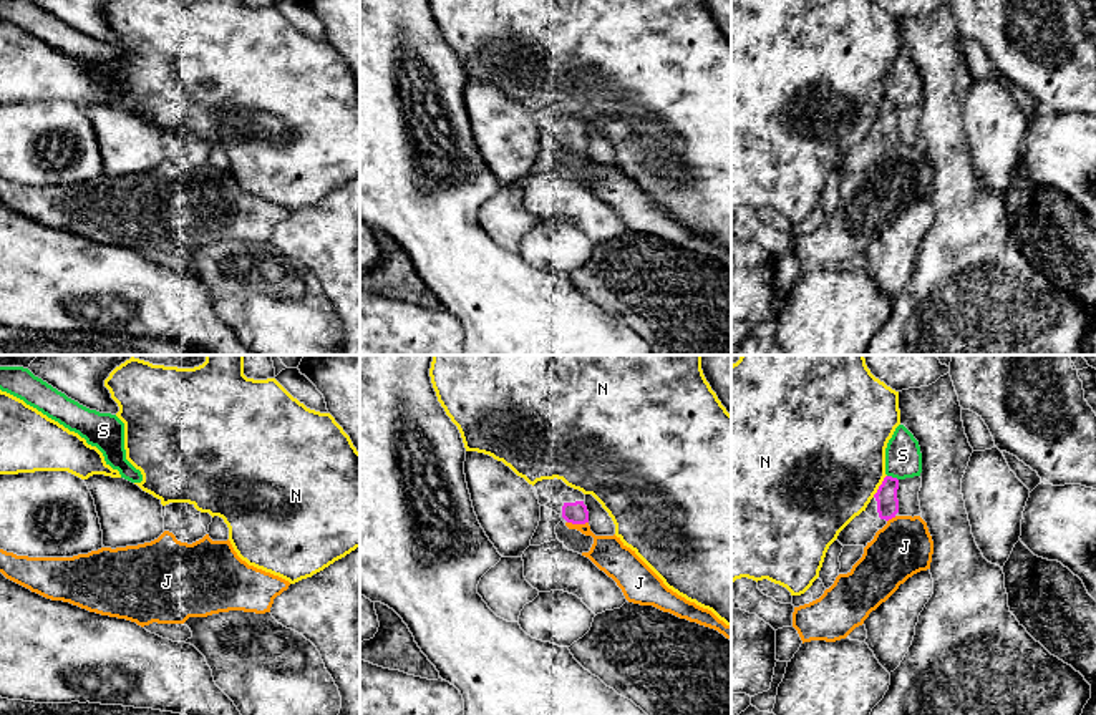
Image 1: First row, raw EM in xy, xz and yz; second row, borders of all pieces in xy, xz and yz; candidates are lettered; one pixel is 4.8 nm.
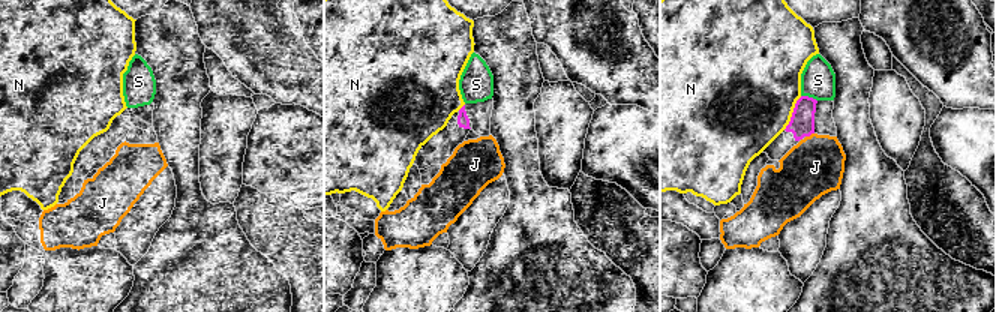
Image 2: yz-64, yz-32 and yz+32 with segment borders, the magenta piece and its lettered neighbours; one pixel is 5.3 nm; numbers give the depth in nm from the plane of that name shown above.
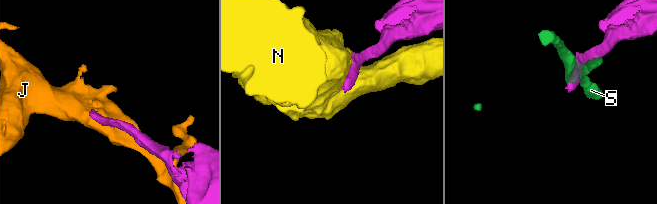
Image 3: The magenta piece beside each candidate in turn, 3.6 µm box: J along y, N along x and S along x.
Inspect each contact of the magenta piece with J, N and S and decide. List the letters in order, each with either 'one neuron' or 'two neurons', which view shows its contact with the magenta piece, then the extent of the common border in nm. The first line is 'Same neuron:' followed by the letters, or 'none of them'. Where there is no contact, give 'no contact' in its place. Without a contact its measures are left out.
Same neuron: none of them
J: two neurons | xz | 100 nm
N: two neurons | yz | 130 nm
S: two neurons | yz | 60 nm

